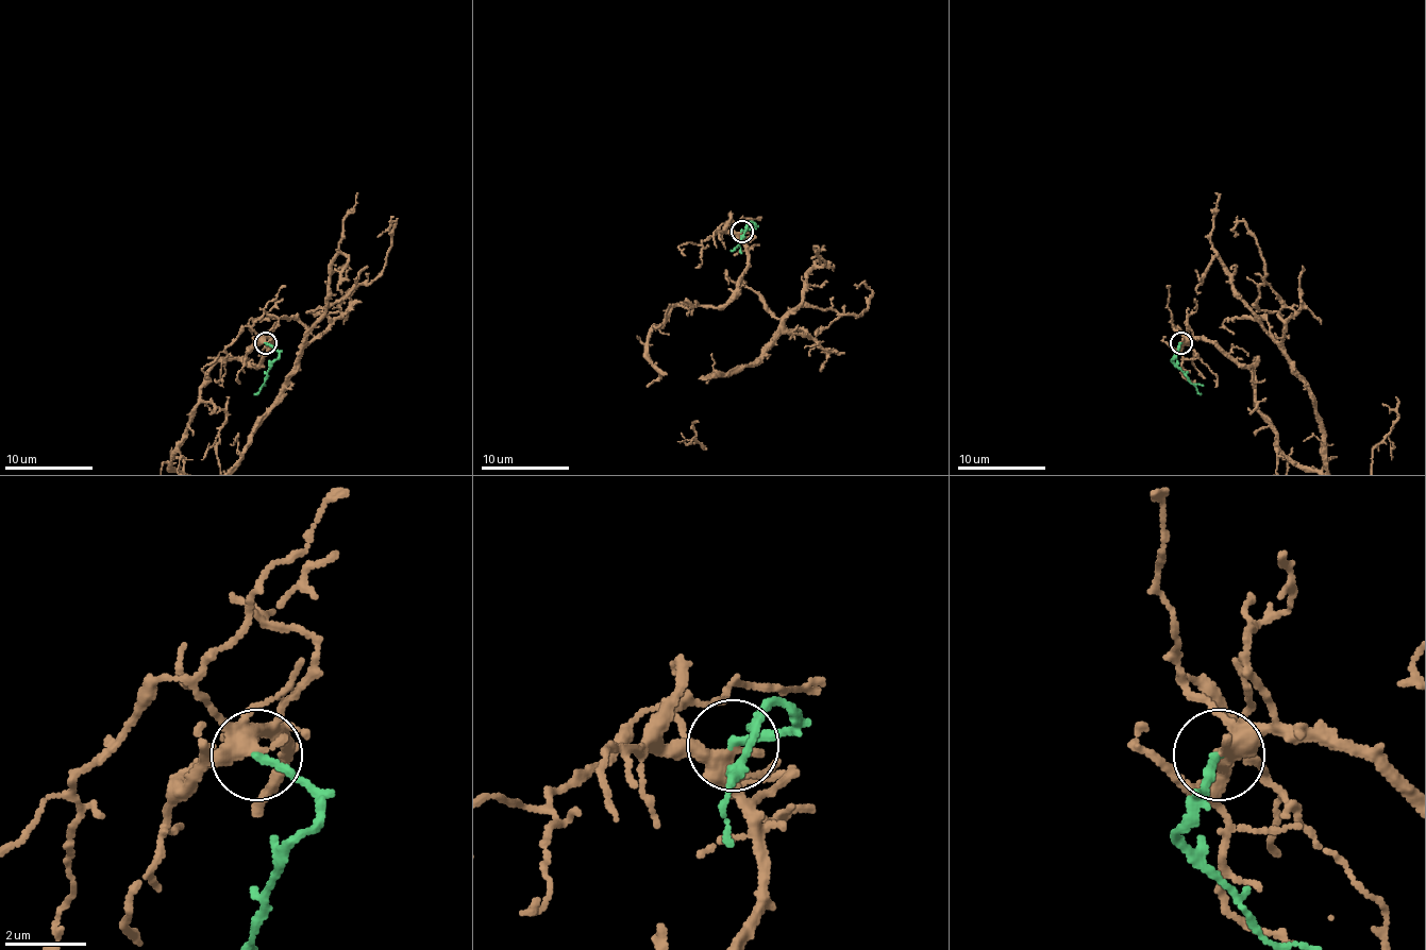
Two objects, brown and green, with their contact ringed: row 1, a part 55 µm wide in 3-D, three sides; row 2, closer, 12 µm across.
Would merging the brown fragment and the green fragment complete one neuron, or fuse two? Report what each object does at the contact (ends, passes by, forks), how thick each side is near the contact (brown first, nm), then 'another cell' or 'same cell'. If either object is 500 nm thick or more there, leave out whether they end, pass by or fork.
brown forks there; green ends there; 320 nm thick on the brown side, 180 nm on the other; same cell

